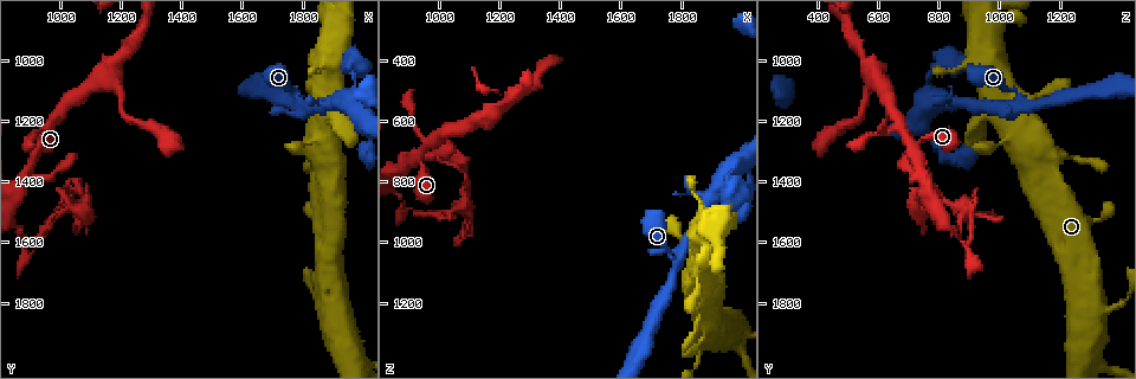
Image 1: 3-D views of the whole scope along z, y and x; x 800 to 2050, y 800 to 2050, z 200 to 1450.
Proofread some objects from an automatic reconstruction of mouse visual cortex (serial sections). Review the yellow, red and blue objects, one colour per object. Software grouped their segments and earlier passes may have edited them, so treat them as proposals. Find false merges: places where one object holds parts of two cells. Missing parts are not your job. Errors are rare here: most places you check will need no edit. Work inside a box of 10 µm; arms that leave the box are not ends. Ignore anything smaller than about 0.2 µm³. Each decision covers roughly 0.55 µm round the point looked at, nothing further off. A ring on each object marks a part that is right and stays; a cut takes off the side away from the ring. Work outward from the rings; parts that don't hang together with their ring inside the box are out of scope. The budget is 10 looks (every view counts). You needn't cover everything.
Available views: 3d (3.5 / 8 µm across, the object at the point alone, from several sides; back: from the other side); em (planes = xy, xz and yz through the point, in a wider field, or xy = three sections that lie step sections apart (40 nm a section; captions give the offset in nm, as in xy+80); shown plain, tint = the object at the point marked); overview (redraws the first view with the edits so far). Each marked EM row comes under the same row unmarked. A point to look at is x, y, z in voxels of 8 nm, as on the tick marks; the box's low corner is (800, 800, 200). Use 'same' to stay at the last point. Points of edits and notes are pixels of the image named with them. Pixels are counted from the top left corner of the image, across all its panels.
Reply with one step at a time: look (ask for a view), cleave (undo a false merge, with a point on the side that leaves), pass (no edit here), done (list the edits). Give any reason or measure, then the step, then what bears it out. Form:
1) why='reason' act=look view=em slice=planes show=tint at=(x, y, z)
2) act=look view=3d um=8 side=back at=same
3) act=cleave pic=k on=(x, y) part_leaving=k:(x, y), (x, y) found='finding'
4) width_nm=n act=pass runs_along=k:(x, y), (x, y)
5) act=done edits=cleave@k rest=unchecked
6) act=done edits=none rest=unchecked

why='a fork' act=look view=3d um=8 side=back at=(1780, 1140, 1070)

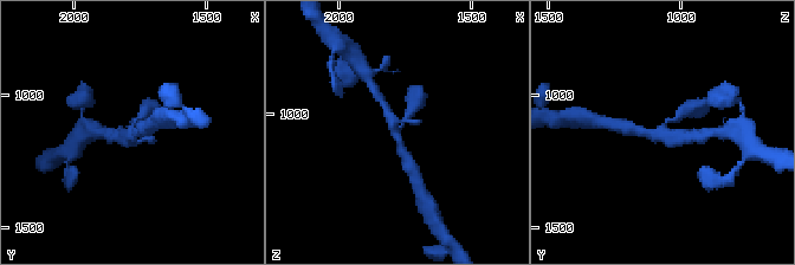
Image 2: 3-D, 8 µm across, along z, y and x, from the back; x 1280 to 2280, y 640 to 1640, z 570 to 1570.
act=look view=em slice=xy step=3 show=tint at=same

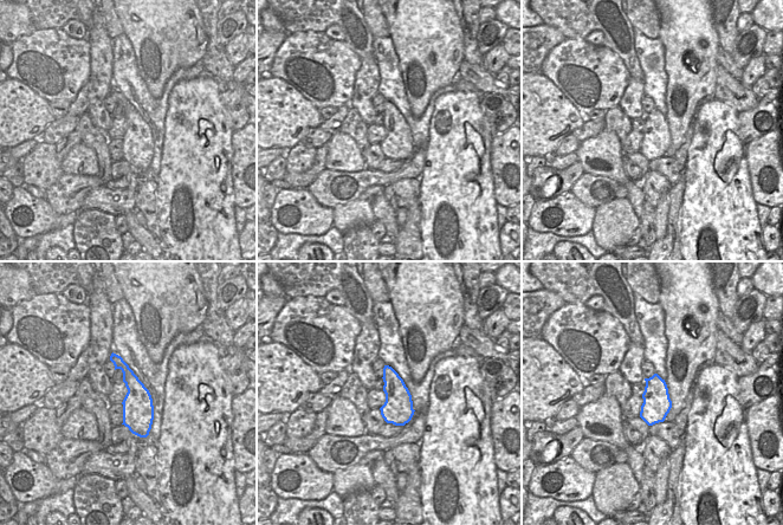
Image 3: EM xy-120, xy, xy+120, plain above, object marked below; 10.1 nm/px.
act=pass runs_along=3:(114, 357), (136, 389), (143, 434) found='continuous, no second cell'

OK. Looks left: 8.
why='calibre changes' act=look view=em slice=xy step=3 show=tint at=(1920, 1140, 810)

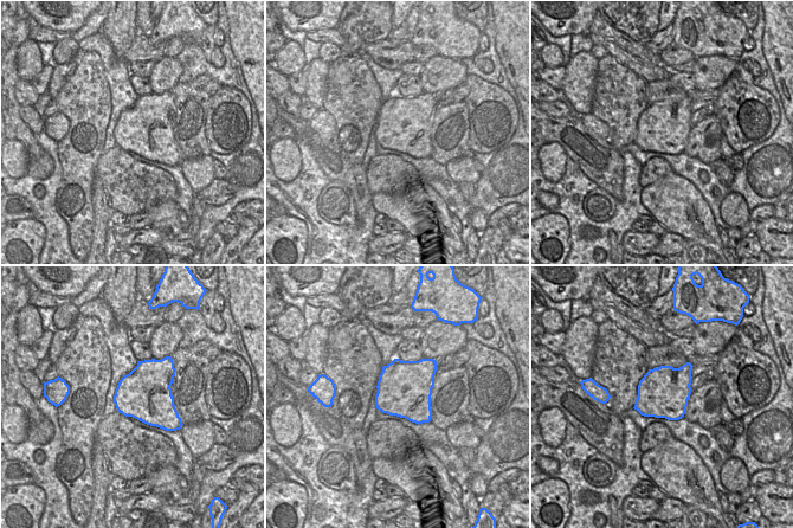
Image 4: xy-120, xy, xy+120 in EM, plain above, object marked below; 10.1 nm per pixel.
why='see where the arms go' act=look view=3d um=3.5 side=back at=same

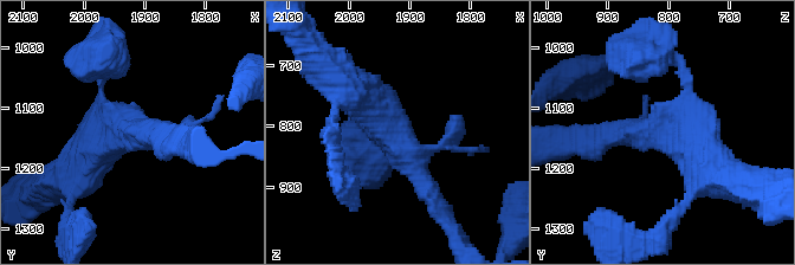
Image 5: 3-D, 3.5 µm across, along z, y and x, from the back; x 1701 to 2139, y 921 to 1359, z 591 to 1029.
arm_widths_nm=150,300,500 act=pass runs_along=5:(424, 179), (380, 109), (343, 97) found='continuous, no second cell'

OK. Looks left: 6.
why='two arms in line, one across' act=look view=3d um=8 at=(1150, 1060, 590)

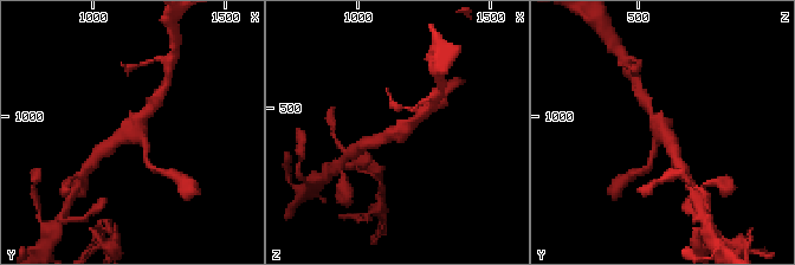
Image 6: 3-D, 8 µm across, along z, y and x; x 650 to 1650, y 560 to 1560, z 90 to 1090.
act=look view=3d um=3.5 at=same

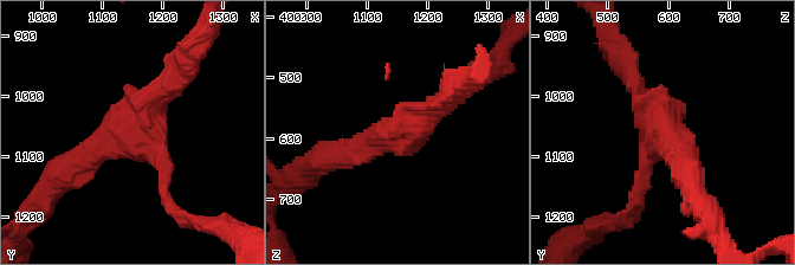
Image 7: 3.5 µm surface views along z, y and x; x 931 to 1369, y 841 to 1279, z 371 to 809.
arms=3 arm_widths_nm=200,250,350 why='now the EM' act=look view=em slice=xy step=2 show=tint at=(1155, 1055, 590)

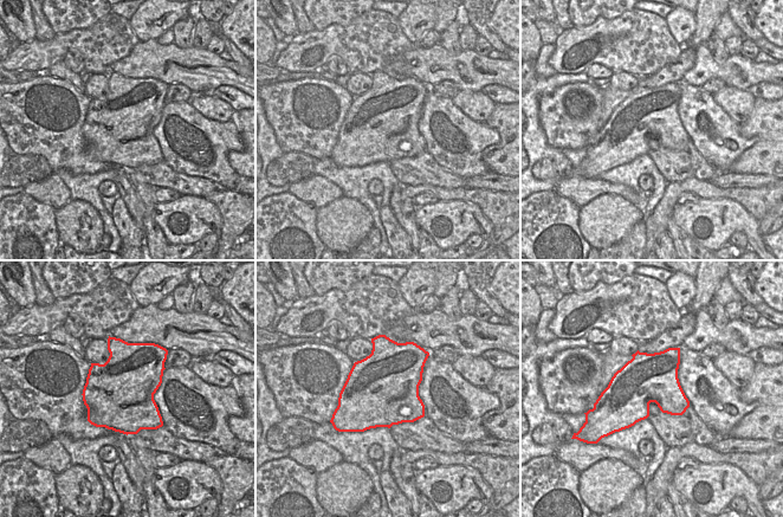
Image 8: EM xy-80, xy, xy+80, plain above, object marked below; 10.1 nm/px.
act=pass runs_along=7:(75, 166), (183, 71) found='all the same cell'

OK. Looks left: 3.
why='a narrow waist' act=look view=3d um=3.5 at=(890, 1580, 870)

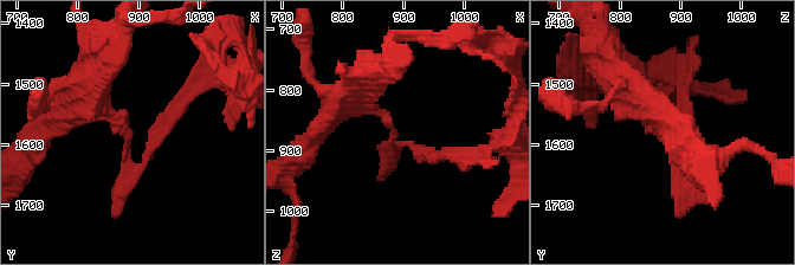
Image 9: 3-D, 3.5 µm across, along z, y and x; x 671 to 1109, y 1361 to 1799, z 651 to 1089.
act=look view=em slice=xy step=2 show=tint at=(880, 1580, 865)

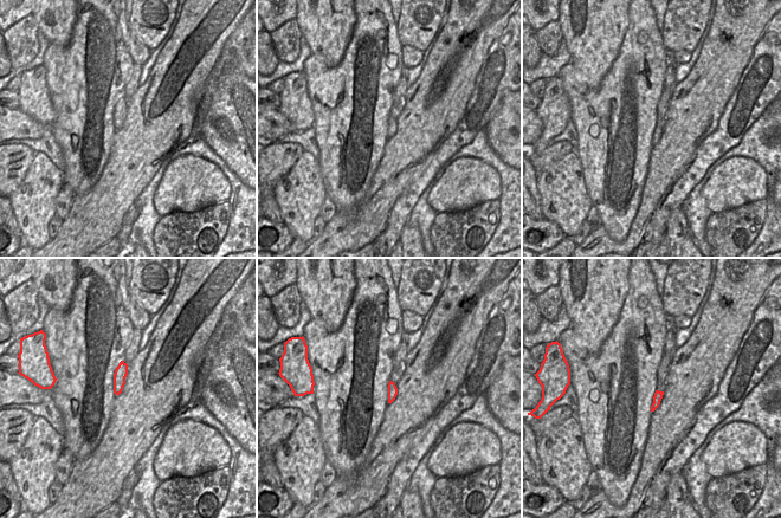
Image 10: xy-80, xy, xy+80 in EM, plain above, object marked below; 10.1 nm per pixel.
act=cleave pic=9 on=(160, 125) part_leaving=9:(144, 160), (181, 104), (214, 76), (225, 79) found='two cells meet here'

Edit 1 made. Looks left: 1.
act=done edits=cleave@9 rest=unchecked

